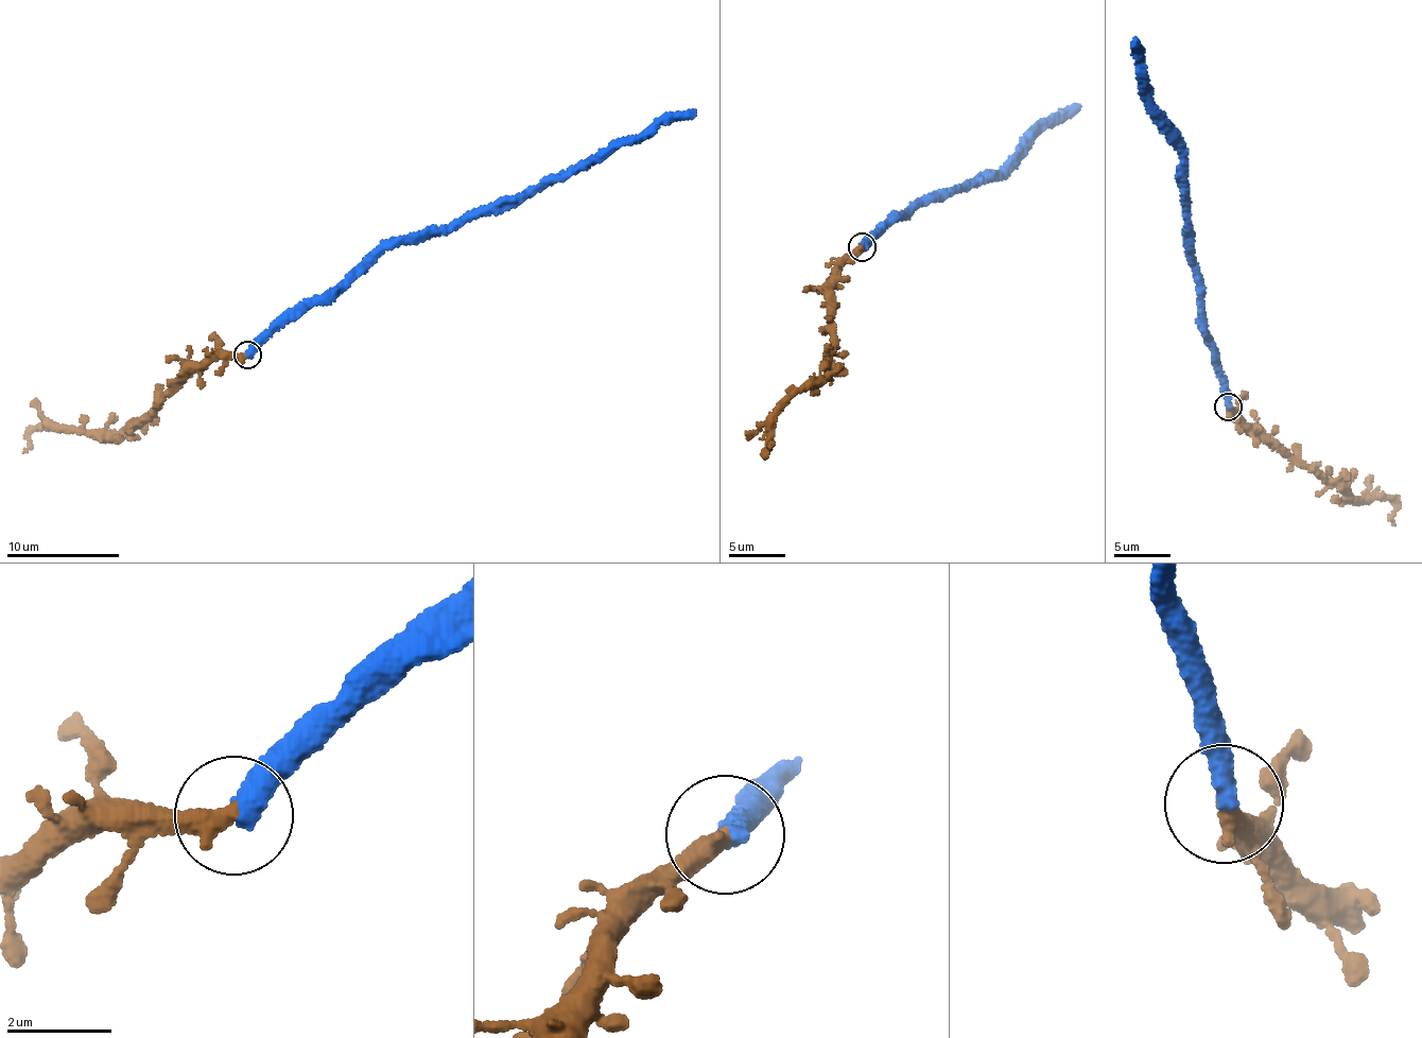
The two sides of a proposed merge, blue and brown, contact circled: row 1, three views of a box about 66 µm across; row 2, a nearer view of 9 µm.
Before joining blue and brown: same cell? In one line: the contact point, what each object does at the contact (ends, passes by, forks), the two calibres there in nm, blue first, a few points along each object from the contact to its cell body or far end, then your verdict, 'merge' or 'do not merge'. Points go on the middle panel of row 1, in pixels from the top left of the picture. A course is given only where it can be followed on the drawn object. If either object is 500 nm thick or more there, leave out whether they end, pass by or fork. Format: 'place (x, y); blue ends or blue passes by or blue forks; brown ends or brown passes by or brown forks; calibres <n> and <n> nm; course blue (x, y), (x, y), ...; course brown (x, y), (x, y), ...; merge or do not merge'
place (862, 247); blue ends; brown ends; calibres 440 and 400 nm; course blue (861, 246), (916, 206), (986, 183), (1032, 139), (1078, 108); course brown (861, 246), (834, 280), (833, 346), (826, 375), (775, 416), (769, 448); do not merge

